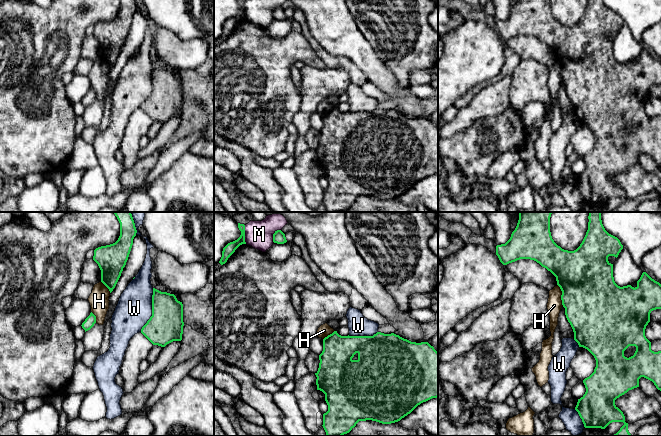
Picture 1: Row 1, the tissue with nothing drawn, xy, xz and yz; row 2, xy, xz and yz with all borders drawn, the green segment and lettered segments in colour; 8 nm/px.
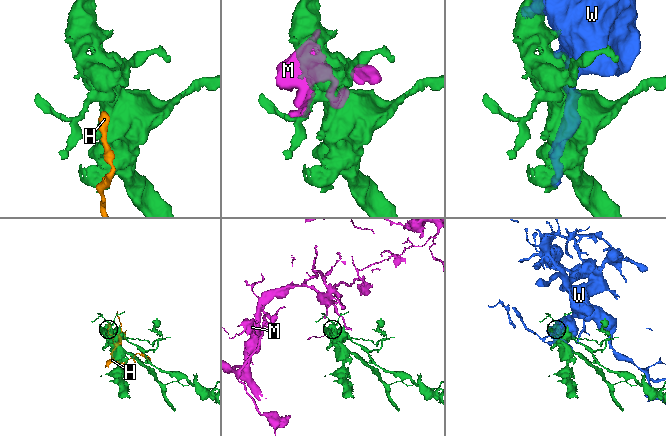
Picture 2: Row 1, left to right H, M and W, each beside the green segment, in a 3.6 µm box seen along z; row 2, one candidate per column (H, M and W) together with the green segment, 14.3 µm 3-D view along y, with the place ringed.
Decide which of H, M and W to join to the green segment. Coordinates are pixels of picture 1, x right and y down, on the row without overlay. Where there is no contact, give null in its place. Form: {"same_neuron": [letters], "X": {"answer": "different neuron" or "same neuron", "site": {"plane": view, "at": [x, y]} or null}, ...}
{"same_neuron": [], "H": {"answer": "different neuron", "site": {"plane": "yz", "at": [561, 71]}}, "M": {"answer": "different neuron", "site": {"plane": "xz", "at": [244, 10]}}, "W": {"answer": "different neuron", "site": {"plane": "xy", "at": [152, 86]}}}

